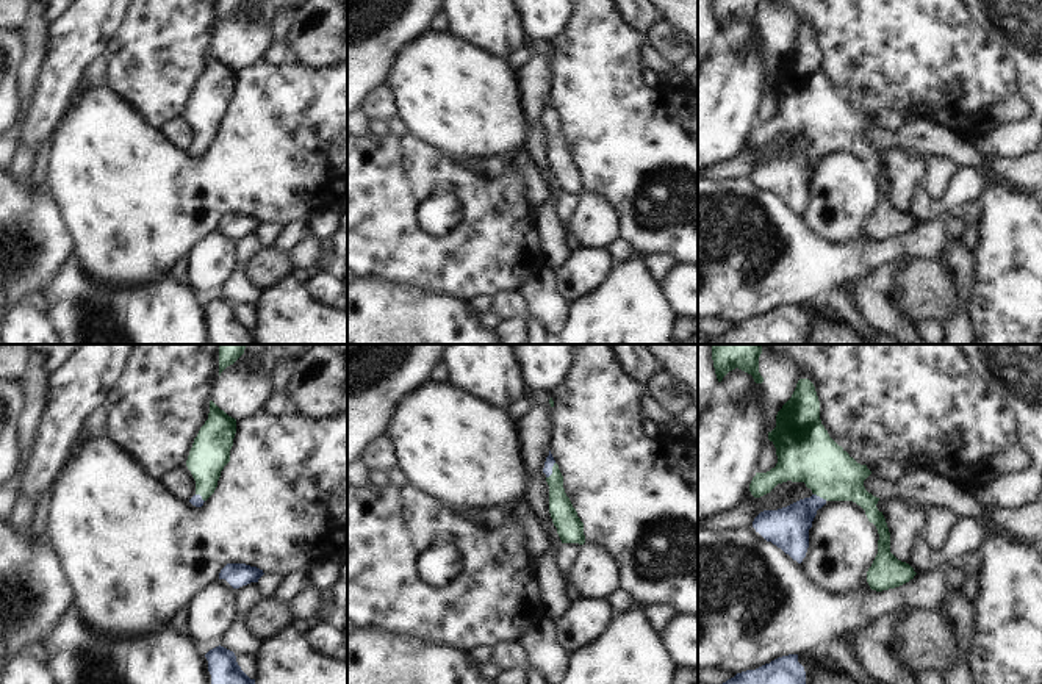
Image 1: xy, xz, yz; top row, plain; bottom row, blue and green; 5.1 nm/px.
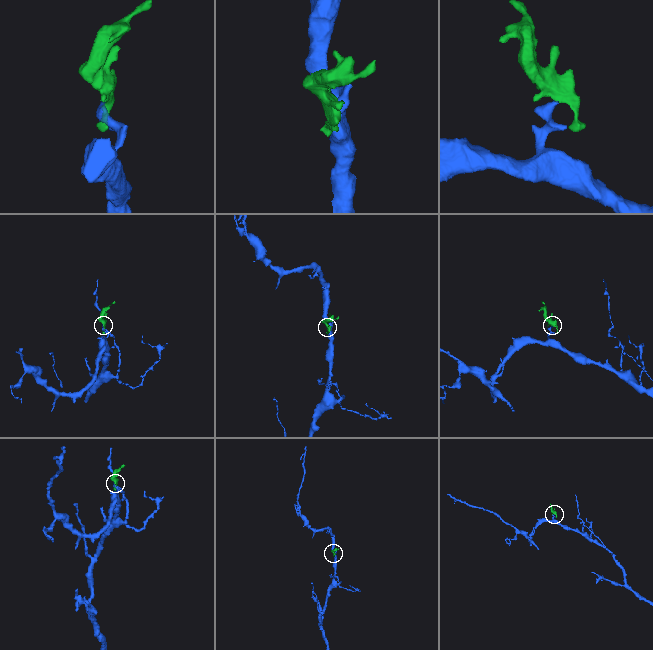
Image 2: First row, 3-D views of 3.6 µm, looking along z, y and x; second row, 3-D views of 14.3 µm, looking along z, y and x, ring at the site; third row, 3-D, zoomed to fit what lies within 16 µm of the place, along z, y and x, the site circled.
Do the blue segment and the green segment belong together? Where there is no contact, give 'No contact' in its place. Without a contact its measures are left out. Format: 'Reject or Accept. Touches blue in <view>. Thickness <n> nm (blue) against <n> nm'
Accept. Touches blue in xz. Thickness 50 nm (blue) against 130 nm

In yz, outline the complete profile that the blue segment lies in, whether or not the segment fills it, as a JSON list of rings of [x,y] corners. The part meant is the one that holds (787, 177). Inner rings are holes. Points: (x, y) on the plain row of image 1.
[[[809,28],[798,30],[792,47],[778,61],[768,89],[776,97],[778,113],[767,122],[756,122],[749,133],[751,144],[760,147],[787,130],[804,131],[814,144],[778,160],[760,161],[753,171],[756,182],[801,213],[817,160],[828,150],[853,150],[865,160],[879,183],[878,203],[867,221],[870,238],[882,241],[914,229],[914,218],[890,202],[890,182],[876,157],[879,147],[864,136],[871,121],[829,86]]]

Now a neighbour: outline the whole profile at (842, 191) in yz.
[[[826,150],[809,178],[809,197],[801,214],[809,229],[832,244],[867,246],[867,221],[878,203],[879,183],[865,160],[853,150]]]

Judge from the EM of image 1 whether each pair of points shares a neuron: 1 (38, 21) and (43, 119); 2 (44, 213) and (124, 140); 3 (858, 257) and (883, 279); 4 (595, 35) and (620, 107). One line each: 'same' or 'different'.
1: different
2: different
3: different
4: same

